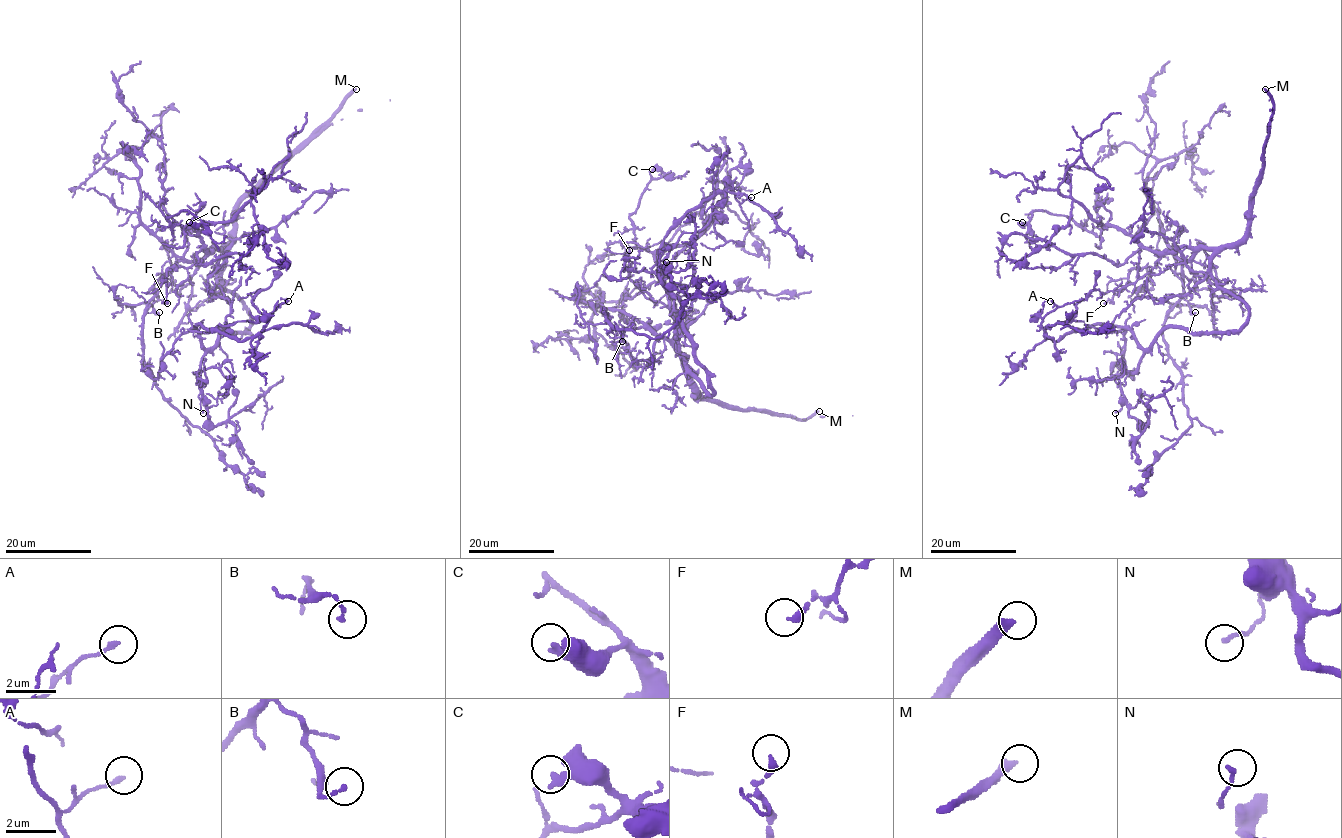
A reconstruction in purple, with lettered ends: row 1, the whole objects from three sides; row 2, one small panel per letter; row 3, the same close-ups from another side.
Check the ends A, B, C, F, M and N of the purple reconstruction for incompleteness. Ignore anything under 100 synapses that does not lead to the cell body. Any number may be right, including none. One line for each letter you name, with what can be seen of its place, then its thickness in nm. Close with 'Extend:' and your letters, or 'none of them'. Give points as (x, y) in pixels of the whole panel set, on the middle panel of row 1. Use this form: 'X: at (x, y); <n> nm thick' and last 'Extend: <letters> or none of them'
M: at (819, 411); 300 nm thick
Extend: M

